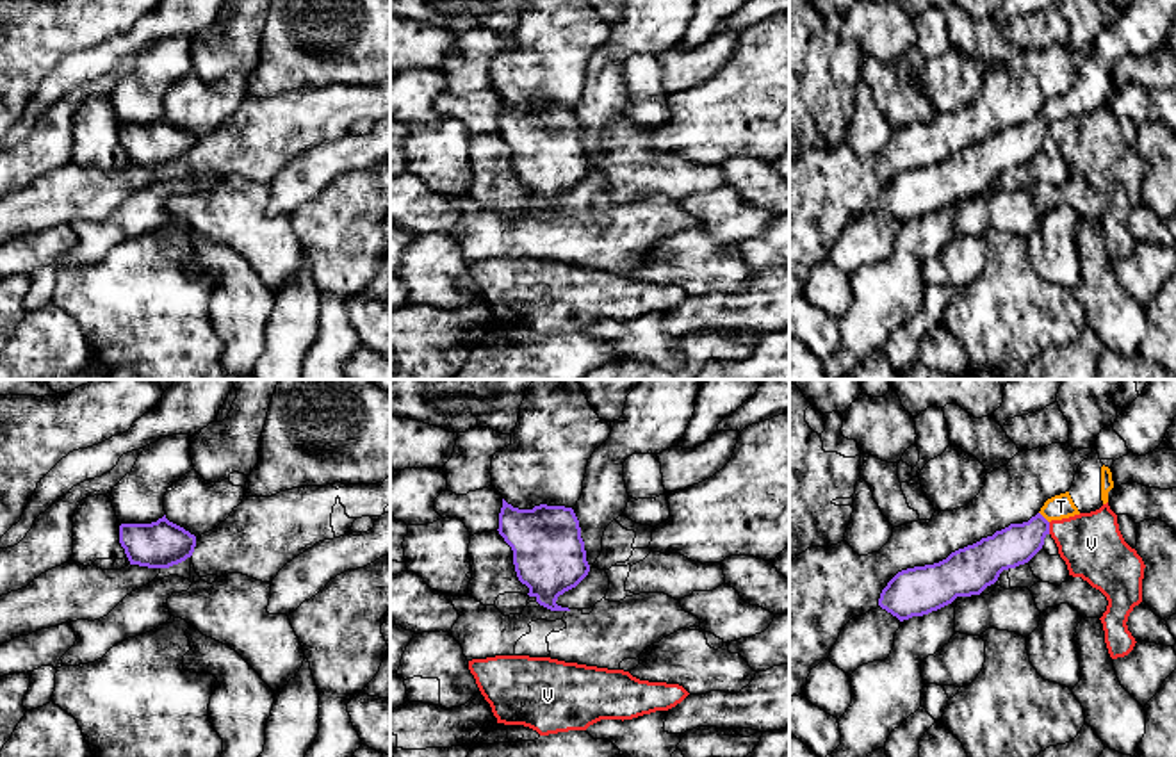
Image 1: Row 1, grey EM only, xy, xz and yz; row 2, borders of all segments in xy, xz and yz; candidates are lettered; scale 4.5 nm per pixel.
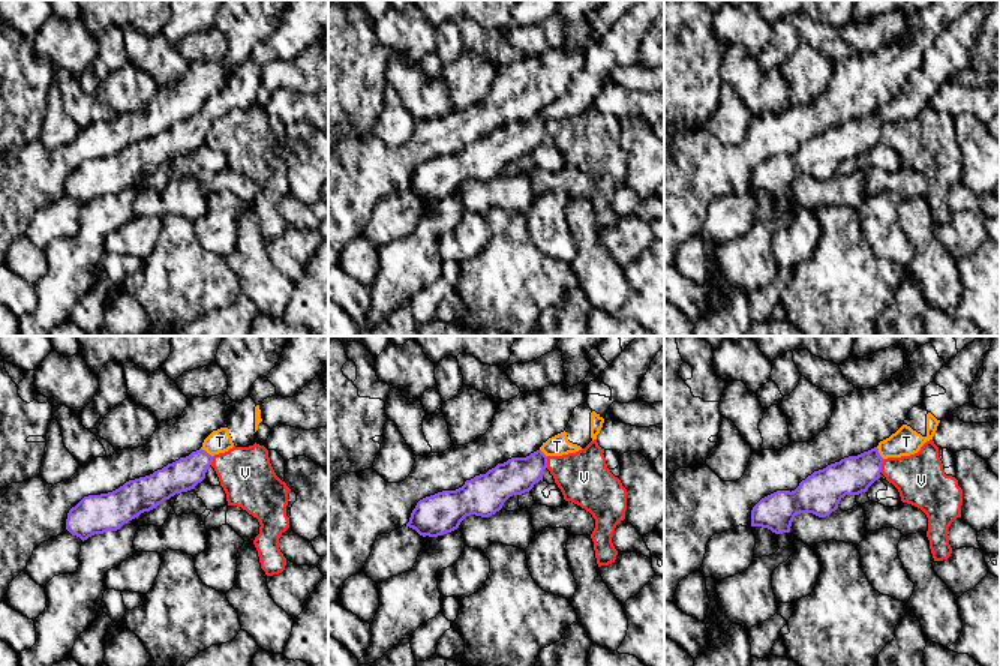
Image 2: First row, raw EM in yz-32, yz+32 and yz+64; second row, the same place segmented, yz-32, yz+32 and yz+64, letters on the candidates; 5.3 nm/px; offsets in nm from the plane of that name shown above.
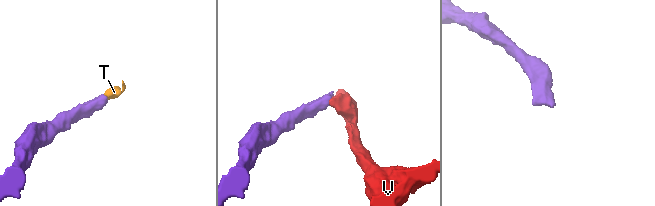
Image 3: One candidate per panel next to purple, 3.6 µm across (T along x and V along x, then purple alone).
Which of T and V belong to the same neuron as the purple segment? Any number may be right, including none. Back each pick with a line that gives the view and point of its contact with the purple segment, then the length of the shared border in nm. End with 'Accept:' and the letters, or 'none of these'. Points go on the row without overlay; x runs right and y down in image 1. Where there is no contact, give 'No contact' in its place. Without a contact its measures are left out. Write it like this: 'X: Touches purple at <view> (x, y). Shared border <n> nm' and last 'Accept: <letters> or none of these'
T: Touches purple at yz (1043, 118). Shared border 70 nm
Accept: T

